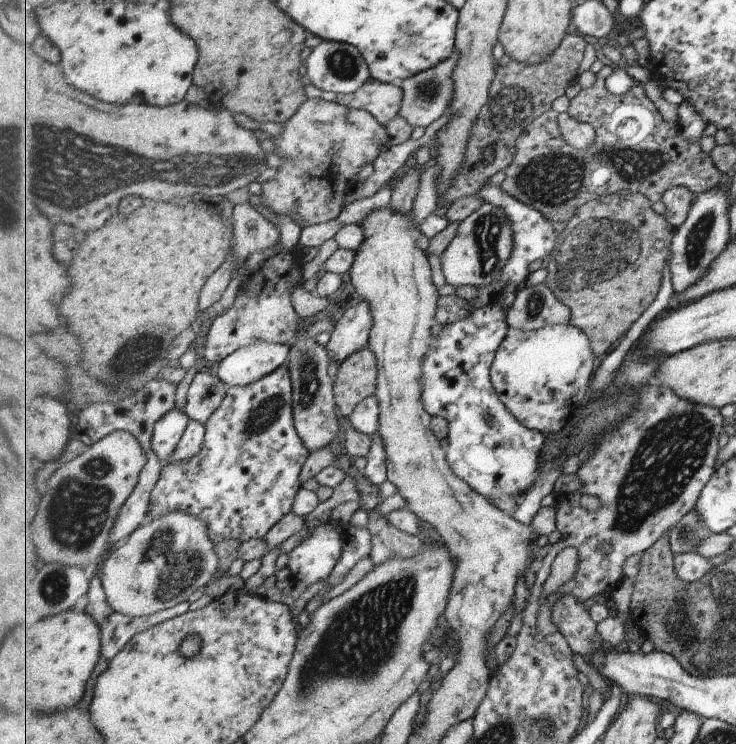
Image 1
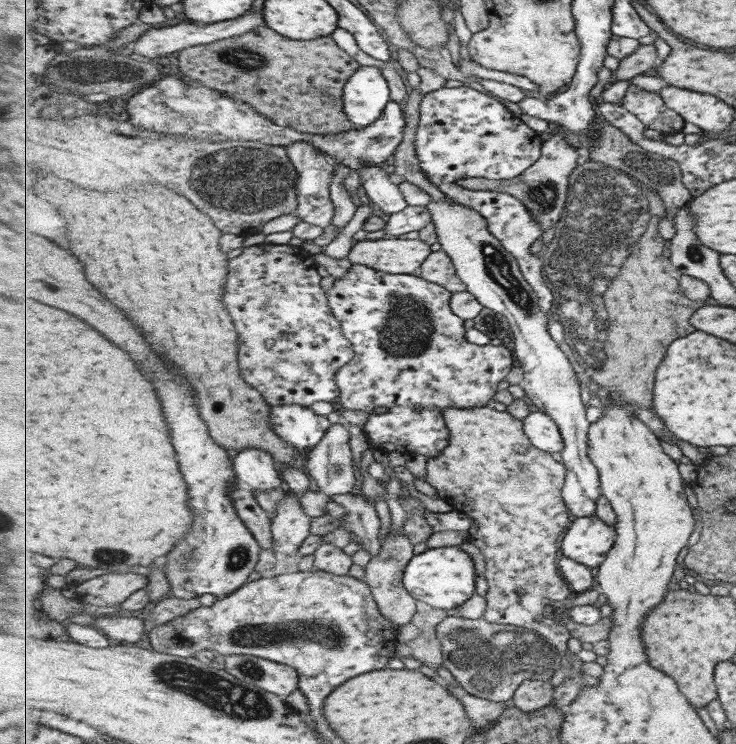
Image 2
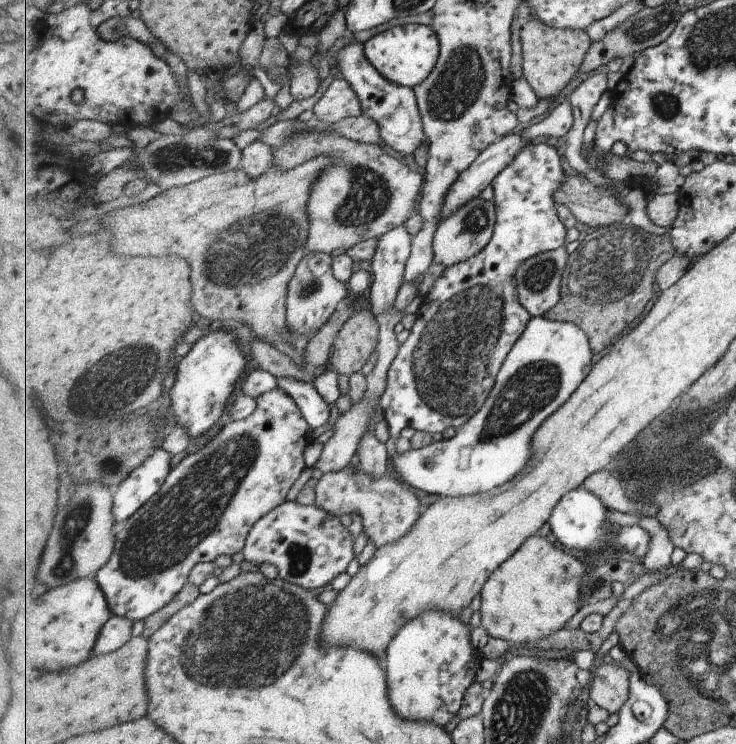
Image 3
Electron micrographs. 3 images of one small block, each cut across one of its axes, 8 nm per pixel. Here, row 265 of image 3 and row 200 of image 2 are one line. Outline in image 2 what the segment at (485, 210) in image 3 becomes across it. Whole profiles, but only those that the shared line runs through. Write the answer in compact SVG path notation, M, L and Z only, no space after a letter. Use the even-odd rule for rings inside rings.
M447 195L443 201L432 201L429 210L434 220L432 233L438 235L441 248L452 258L459 278L467 285L467 291L484 307L504 314L509 319L514 355L525 372L521 387L526 398L534 409L551 415L563 433L566 448L563 448L561 458L567 469L563 499L573 518L596 516L602 496L602 478L589 455L592 423L587 420L581 382L573 368L575 357L551 336L550 325L547 324L556 314L543 311L539 305L540 297L524 276L518 260L491 233L485 216Z

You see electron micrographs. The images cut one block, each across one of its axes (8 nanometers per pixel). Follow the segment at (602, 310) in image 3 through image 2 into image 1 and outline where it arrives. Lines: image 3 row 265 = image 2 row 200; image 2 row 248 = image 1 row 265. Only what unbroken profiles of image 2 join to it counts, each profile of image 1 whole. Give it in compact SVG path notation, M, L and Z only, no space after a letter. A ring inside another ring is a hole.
M640 192L627 193L611 193L597 197L596 199L587 201L579 207L575 214L568 220L566 227L560 232L557 239L556 250L551 253L544 262L544 267L548 270L546 283L558 297L561 304L569 306L571 310L571 320L569 325L580 328L586 332L589 342L591 342L591 350L595 356L605 356L608 354L615 345L623 338L624 334L645 314L645 310L655 302L661 284L663 284L663 272L665 272L665 262L672 256L672 242L674 234L676 233L675 227L668 221L665 215L659 215L653 210L653 203Z

